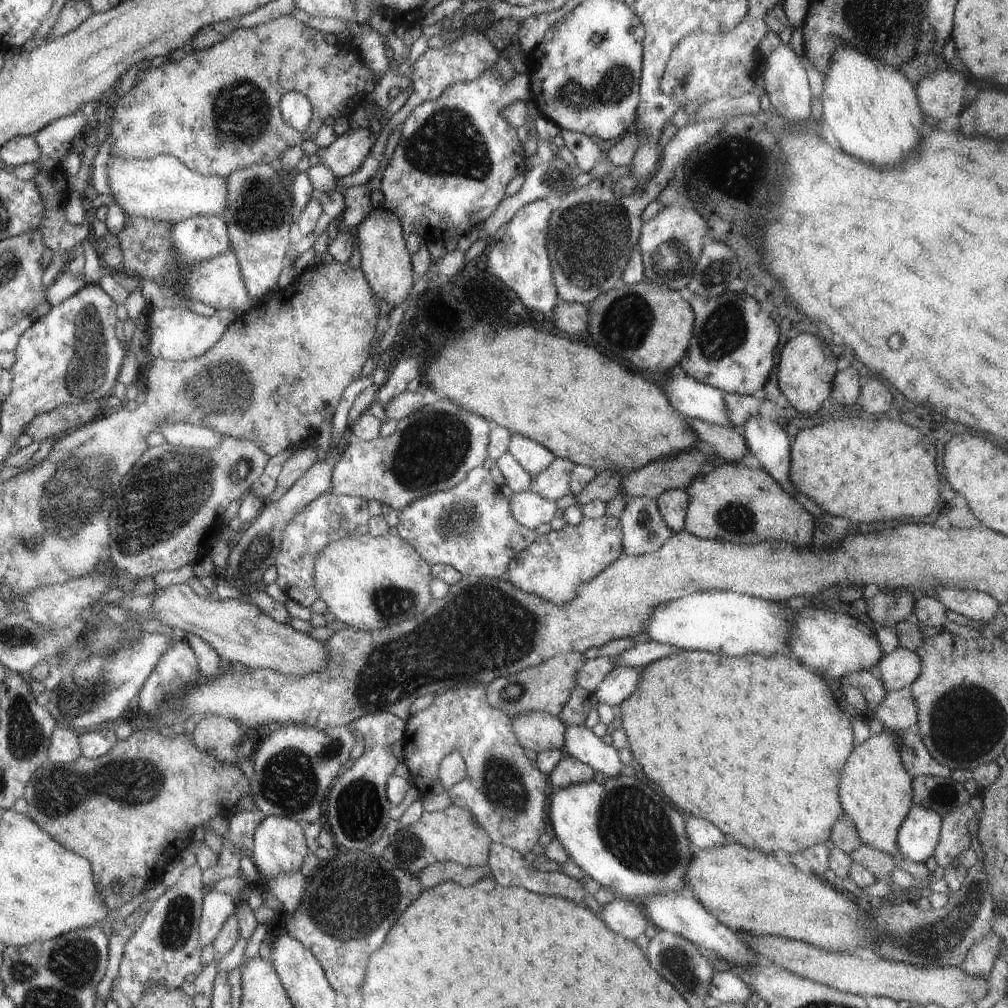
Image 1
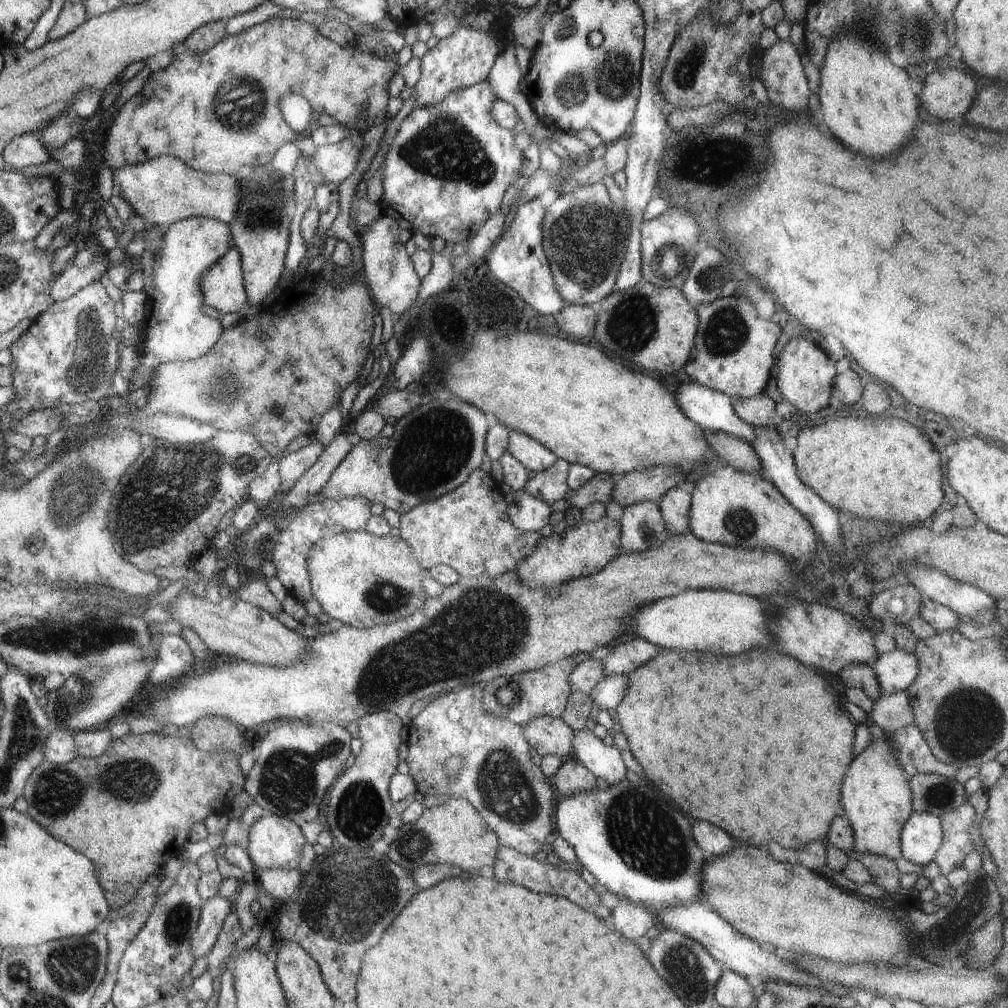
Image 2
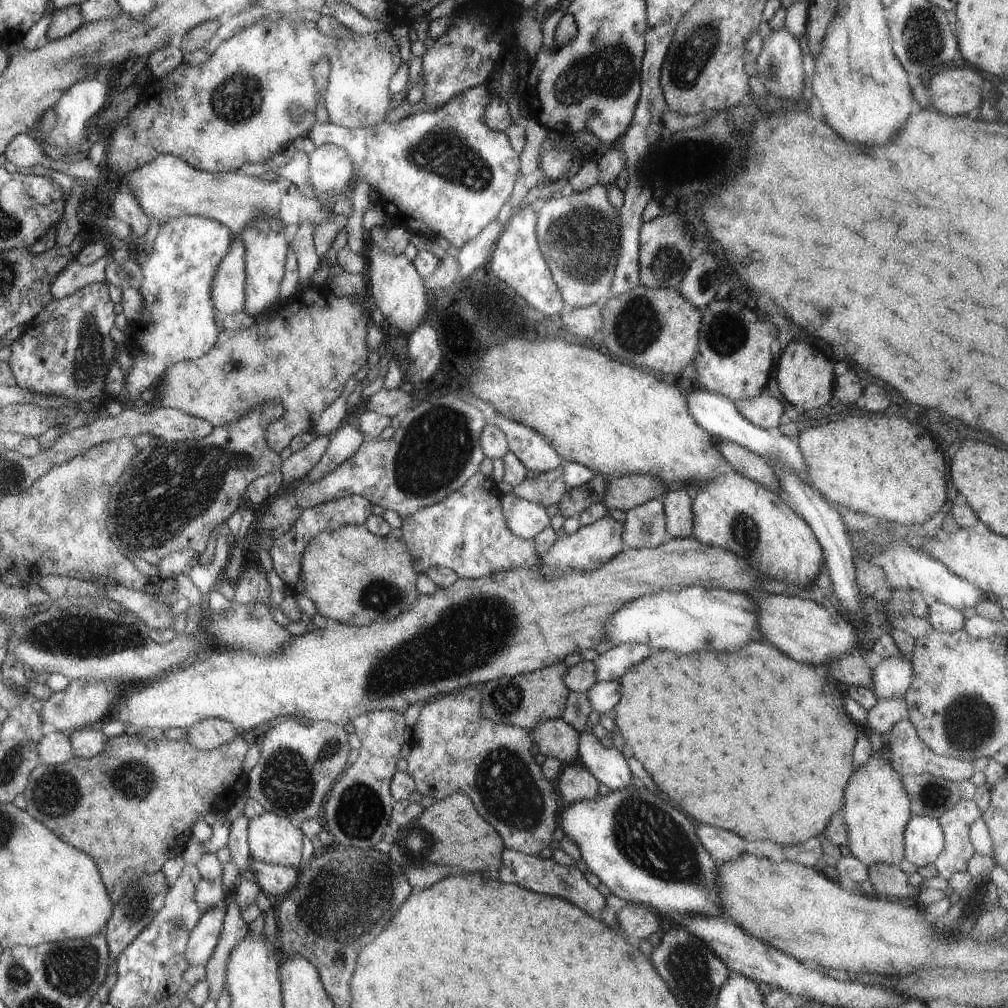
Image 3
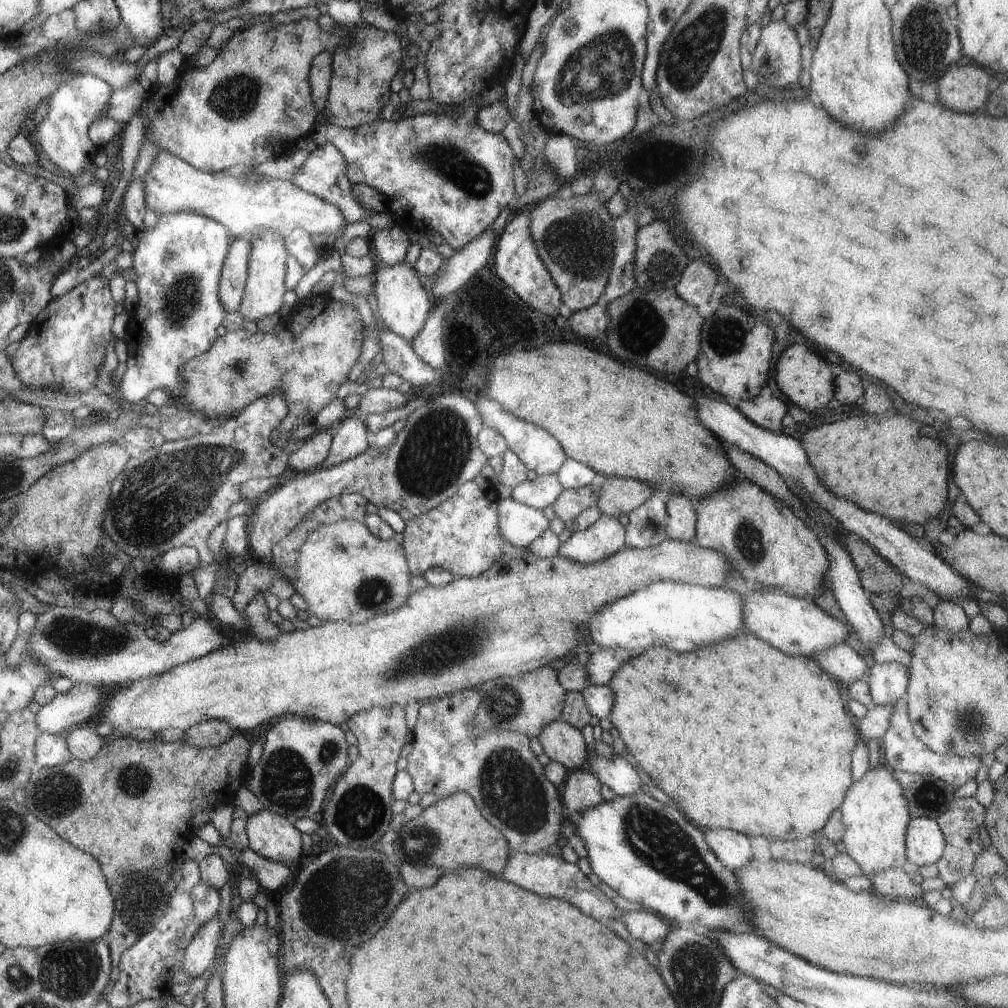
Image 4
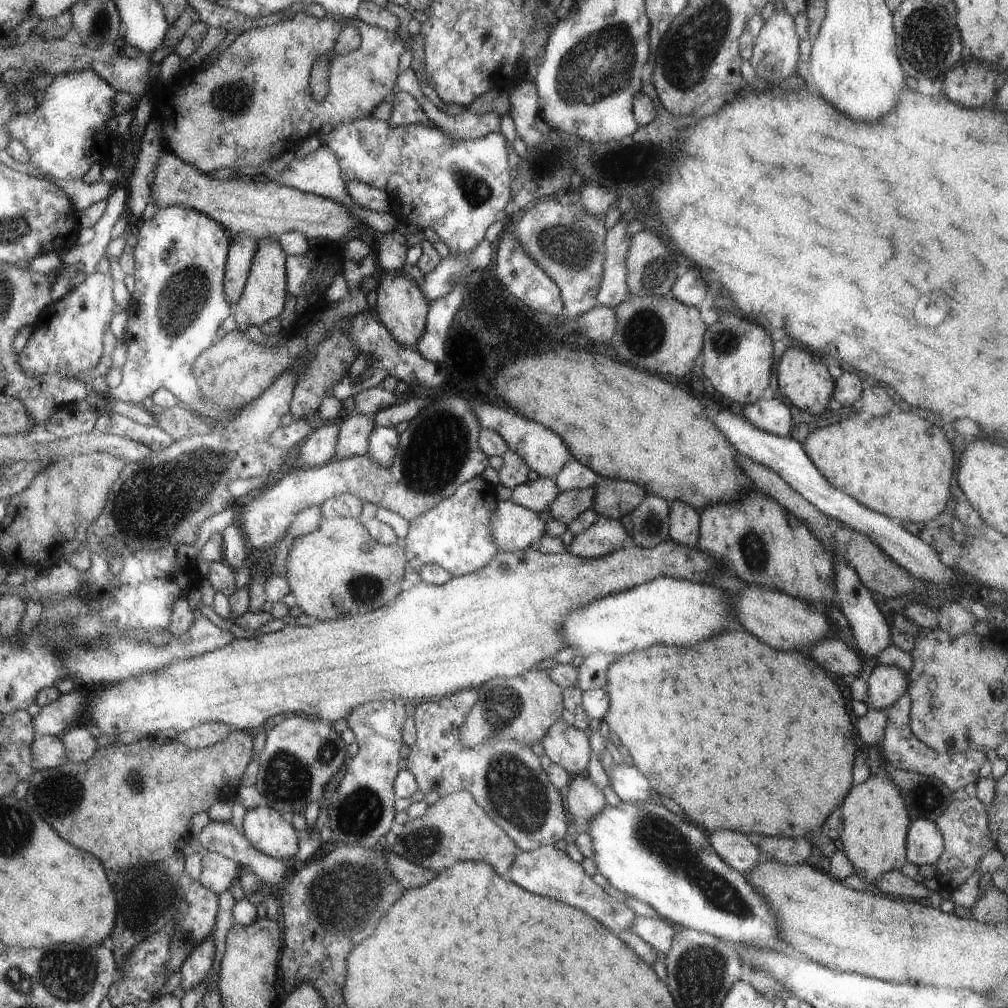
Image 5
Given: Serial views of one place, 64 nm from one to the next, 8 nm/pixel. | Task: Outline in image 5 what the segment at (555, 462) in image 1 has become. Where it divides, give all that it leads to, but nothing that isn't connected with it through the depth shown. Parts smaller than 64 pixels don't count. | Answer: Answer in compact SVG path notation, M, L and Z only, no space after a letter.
M538 476L533 481L527 480L518 484L508 500L538 513L547 509L559 493L554 477Z

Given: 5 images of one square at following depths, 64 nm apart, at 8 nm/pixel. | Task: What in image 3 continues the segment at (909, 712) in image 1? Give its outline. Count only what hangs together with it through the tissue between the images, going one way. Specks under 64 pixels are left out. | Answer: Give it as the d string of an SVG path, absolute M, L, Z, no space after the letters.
M901 697L876 699L875 704L866 711L866 717L860 730L870 730L885 734L897 721L908 719L908 708Z

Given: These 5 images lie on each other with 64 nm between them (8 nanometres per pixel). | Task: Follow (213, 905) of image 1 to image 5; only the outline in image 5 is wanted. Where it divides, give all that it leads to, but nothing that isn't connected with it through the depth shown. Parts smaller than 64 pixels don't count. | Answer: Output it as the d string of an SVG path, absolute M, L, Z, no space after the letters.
M207 935L184 958L178 968L178 972L181 974L180 986L184 992L205 978L211 968L211 962L213 962L213 952L213 939L211 935Z

